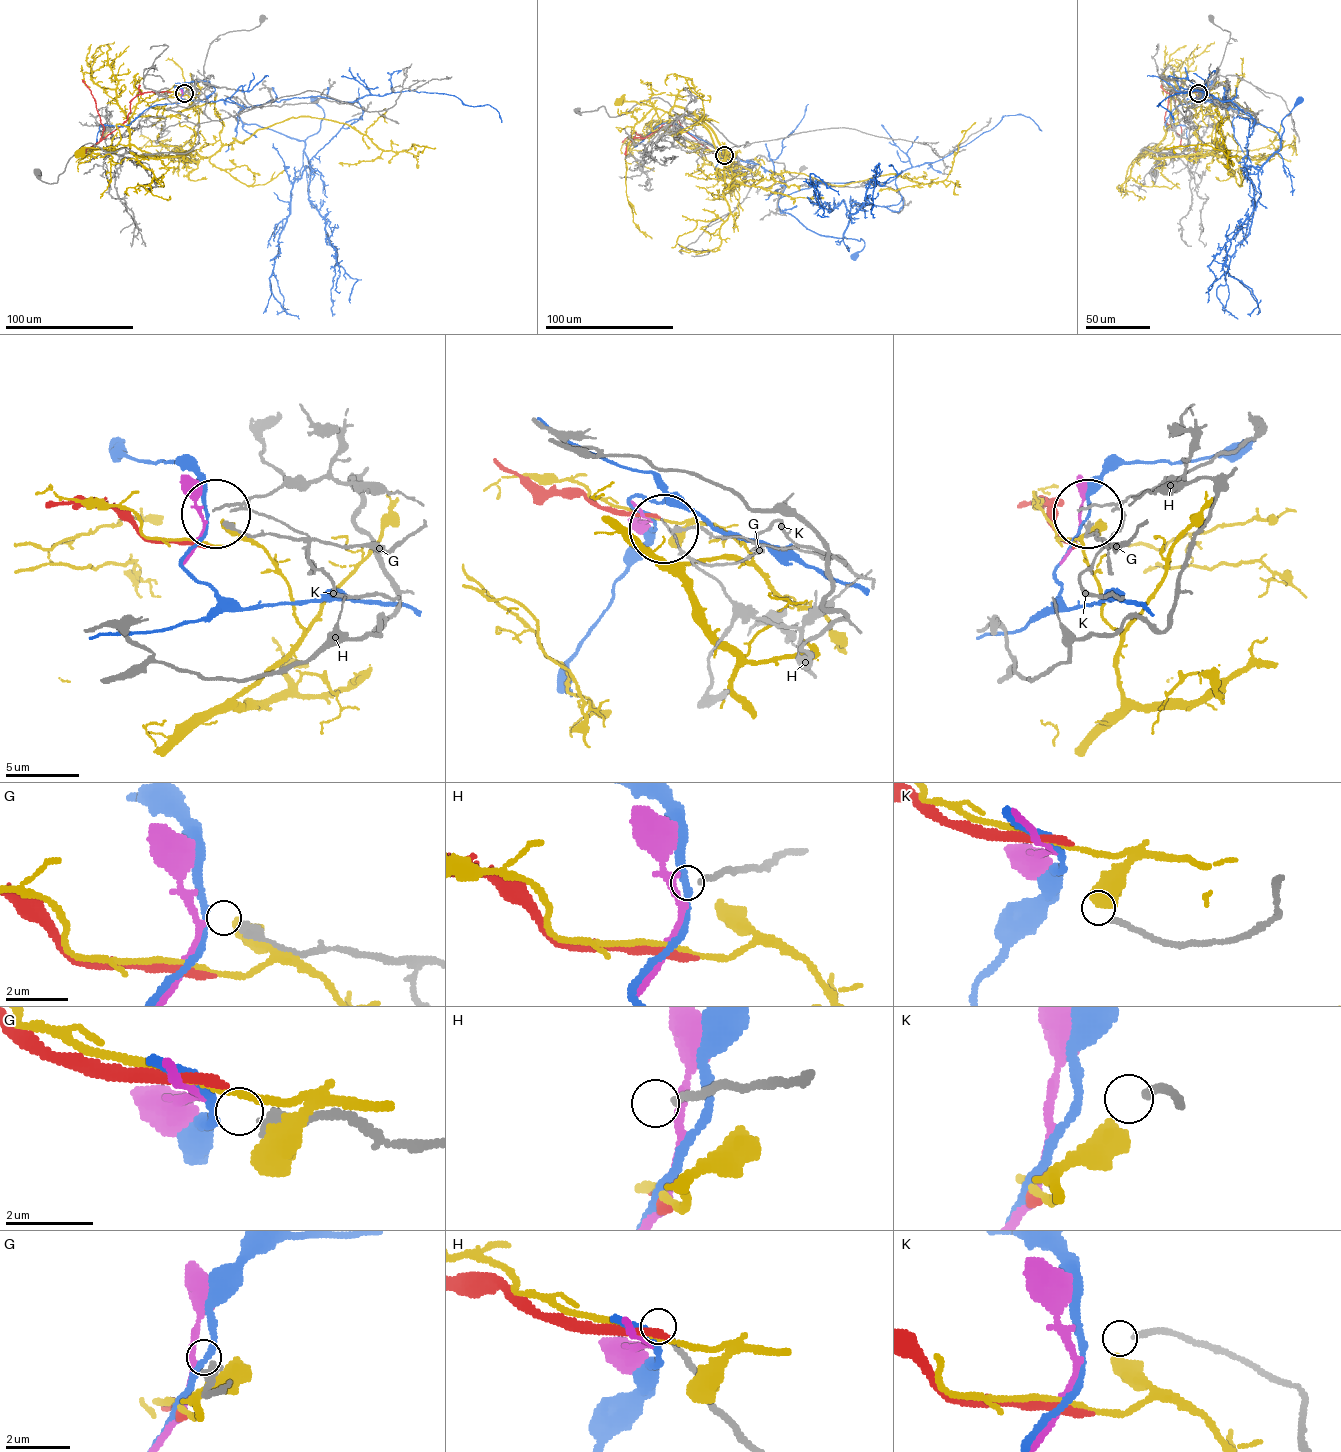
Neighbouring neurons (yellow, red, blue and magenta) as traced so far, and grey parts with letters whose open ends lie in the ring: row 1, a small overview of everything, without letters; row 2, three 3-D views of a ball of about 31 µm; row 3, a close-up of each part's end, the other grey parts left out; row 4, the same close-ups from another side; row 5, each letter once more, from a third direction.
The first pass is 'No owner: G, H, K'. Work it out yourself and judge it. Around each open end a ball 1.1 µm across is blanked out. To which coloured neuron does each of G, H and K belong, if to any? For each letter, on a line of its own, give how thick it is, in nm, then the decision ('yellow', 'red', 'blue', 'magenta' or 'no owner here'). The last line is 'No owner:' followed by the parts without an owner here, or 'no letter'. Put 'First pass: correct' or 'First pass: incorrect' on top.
First pass: correct
G: calibre 320 nm; no owner here
H: calibre 160 nm; no owner here
K: calibre 170 nm; no owner here
No owner: G, H, K

